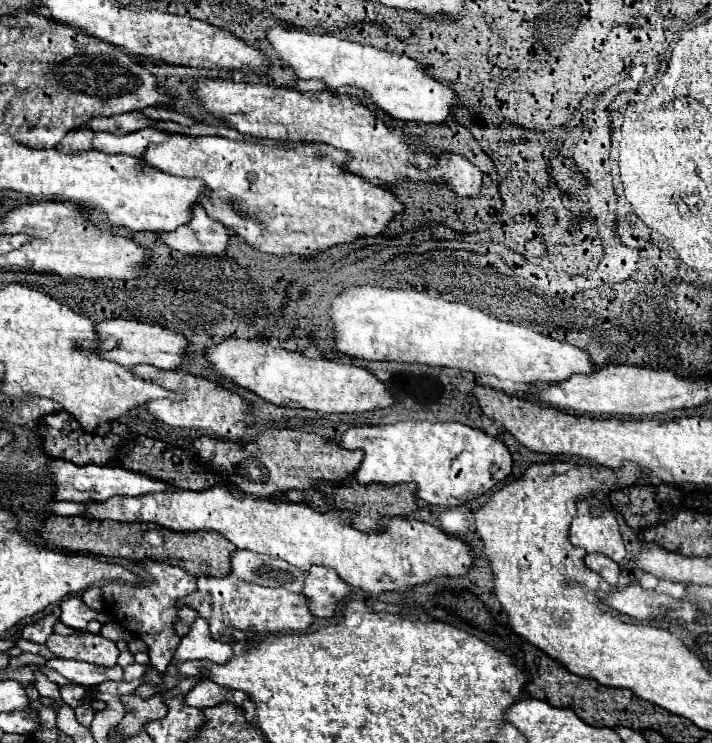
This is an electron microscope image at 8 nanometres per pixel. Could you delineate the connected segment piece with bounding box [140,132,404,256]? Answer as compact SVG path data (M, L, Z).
M166 134L164 142L160 144L150 144L146 148L146 152L140 156L140 164L148 164L160 172L168 172L168 174L176 174L176 176L186 176L186 178L200 178L204 180L204 196L202 196L202 206L208 212L208 216L212 220L218 220L220 224L224 224L228 230L234 230L240 238L244 238L250 246L258 248L260 252L268 252L268 254L300 254L300 256L310 256L316 254L318 250L326 250L330 246L336 244L344 244L344 242L352 242L358 236L376 236L380 234L388 222L392 220L392 216L396 212L400 212L404 206L394 198L394 194L382 186L374 186L370 182L366 182L364 178L358 178L346 170L342 170L346 162L346 152L340 152L328 144L312 144L312 142L272 142L272 140L230 140L224 136L188 136L188 134Z

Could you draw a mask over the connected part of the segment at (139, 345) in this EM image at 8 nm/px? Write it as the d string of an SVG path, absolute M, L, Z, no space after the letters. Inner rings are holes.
M112 318L112 320L104 320L94 324L94 332L96 338L94 340L86 340L82 342L84 350L98 350L100 358L106 360L114 360L126 368L132 368L136 364L152 364L160 370L174 370L180 366L180 354L186 350L186 338L182 338L182 334L172 332L168 328L162 326L152 326L152 324L142 324L136 320L122 320L122 318ZM114 336L118 340L118 346L112 350L100 350L98 346L108 338Z

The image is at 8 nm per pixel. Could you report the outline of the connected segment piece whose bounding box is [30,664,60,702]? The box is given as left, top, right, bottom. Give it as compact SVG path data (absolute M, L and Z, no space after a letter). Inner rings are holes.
M30 664L32 672L34 672L34 686L36 690L40 692L40 696L48 696L48 698L54 698L56 702L60 700L60 692L58 692L58 684L54 684L52 680L46 678L46 674L42 674L40 666L38 664Z

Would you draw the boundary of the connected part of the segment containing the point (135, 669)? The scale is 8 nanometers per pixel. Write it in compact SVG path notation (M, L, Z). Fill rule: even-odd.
M130 664L130 666L126 666L124 668L124 680L126 682L130 682L130 680L140 680L142 678L142 674L146 672L146 668L148 666L142 666L142 664Z

